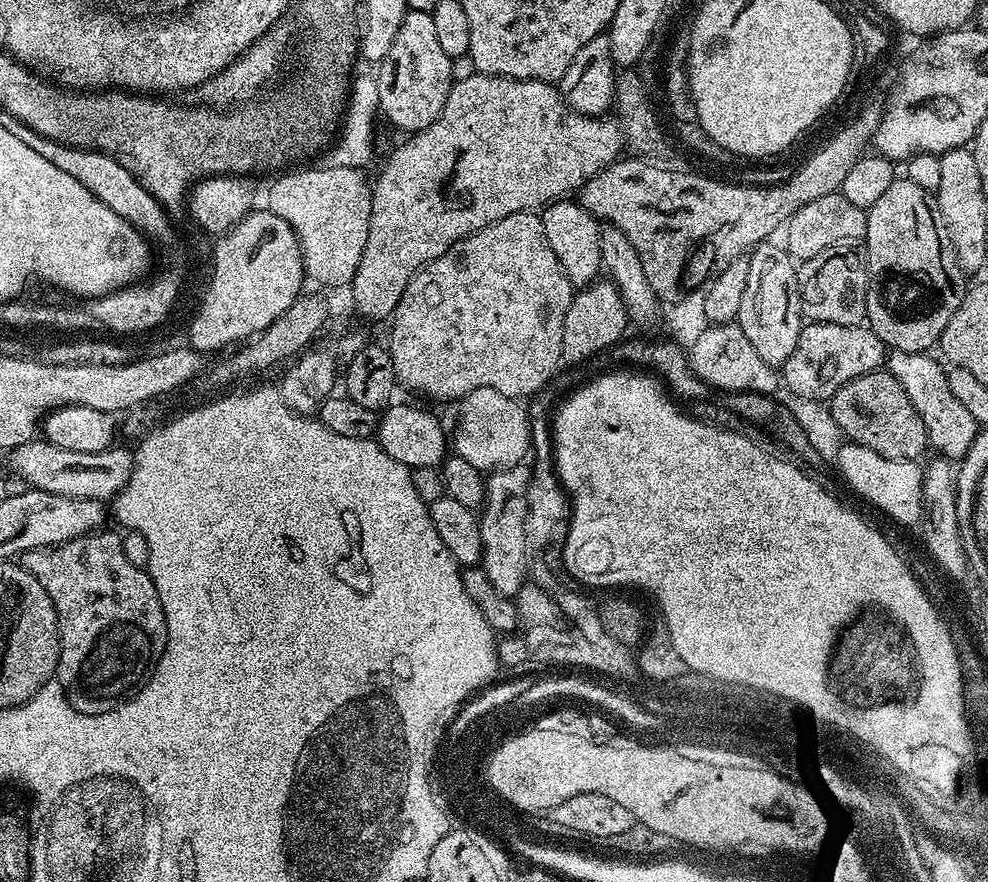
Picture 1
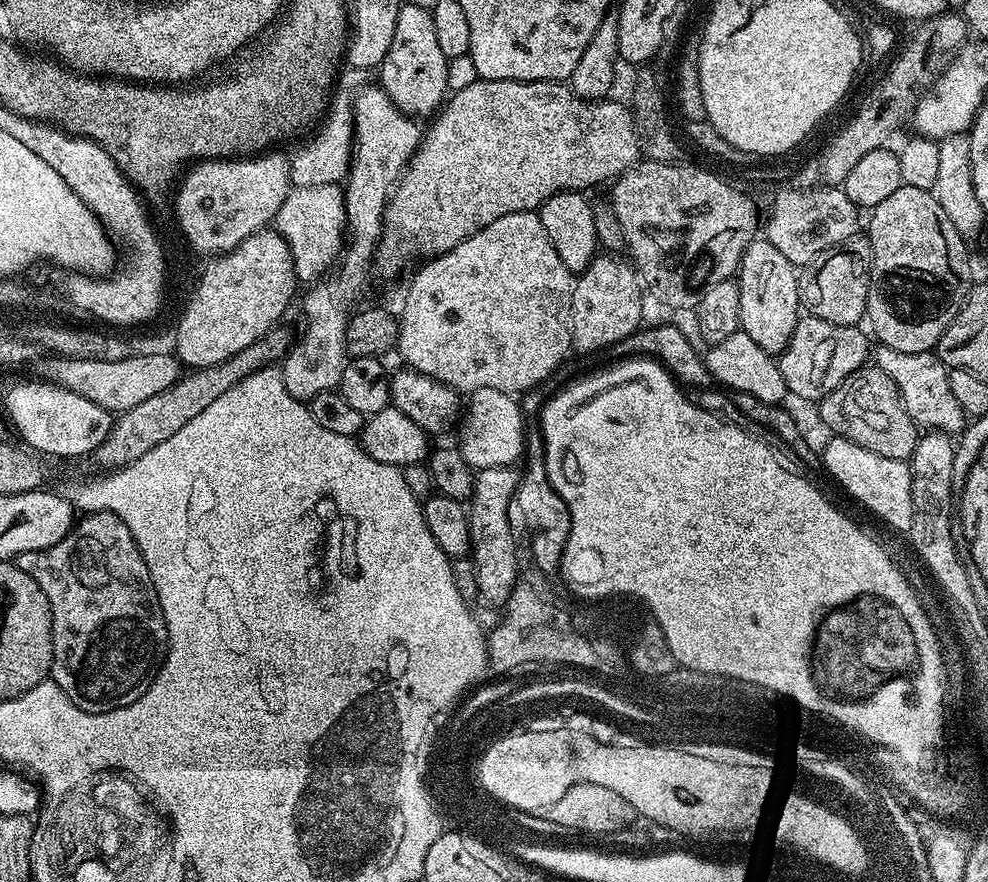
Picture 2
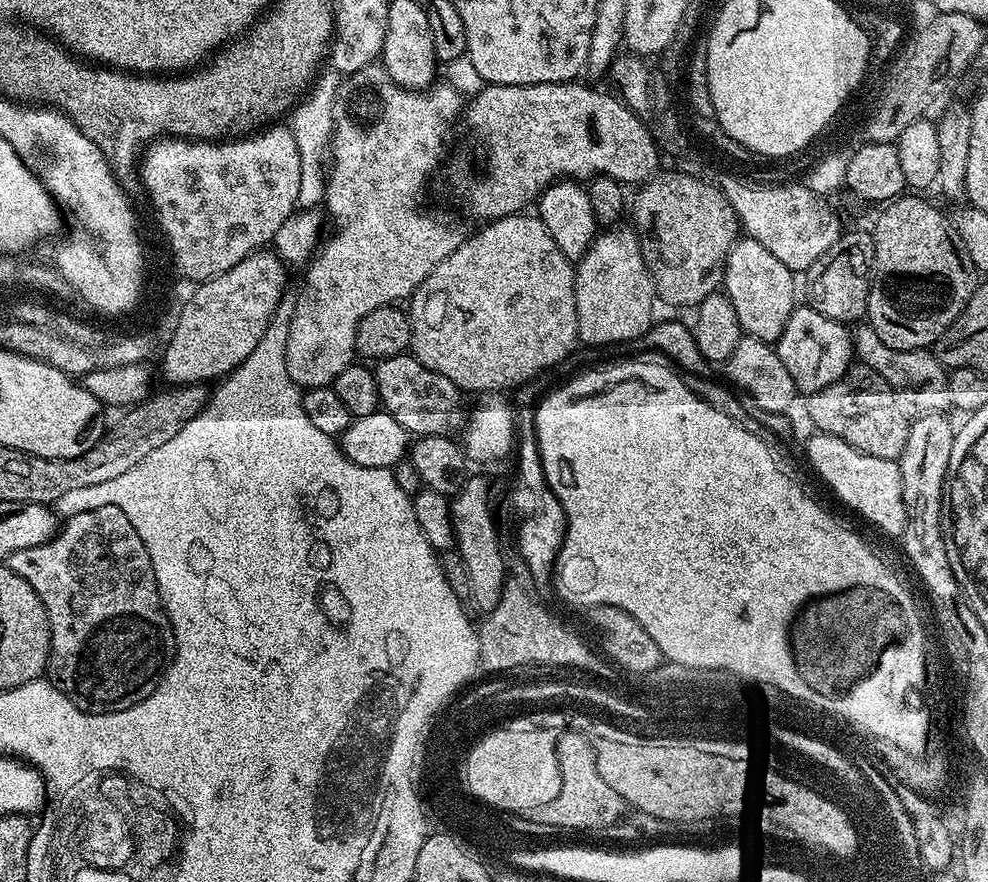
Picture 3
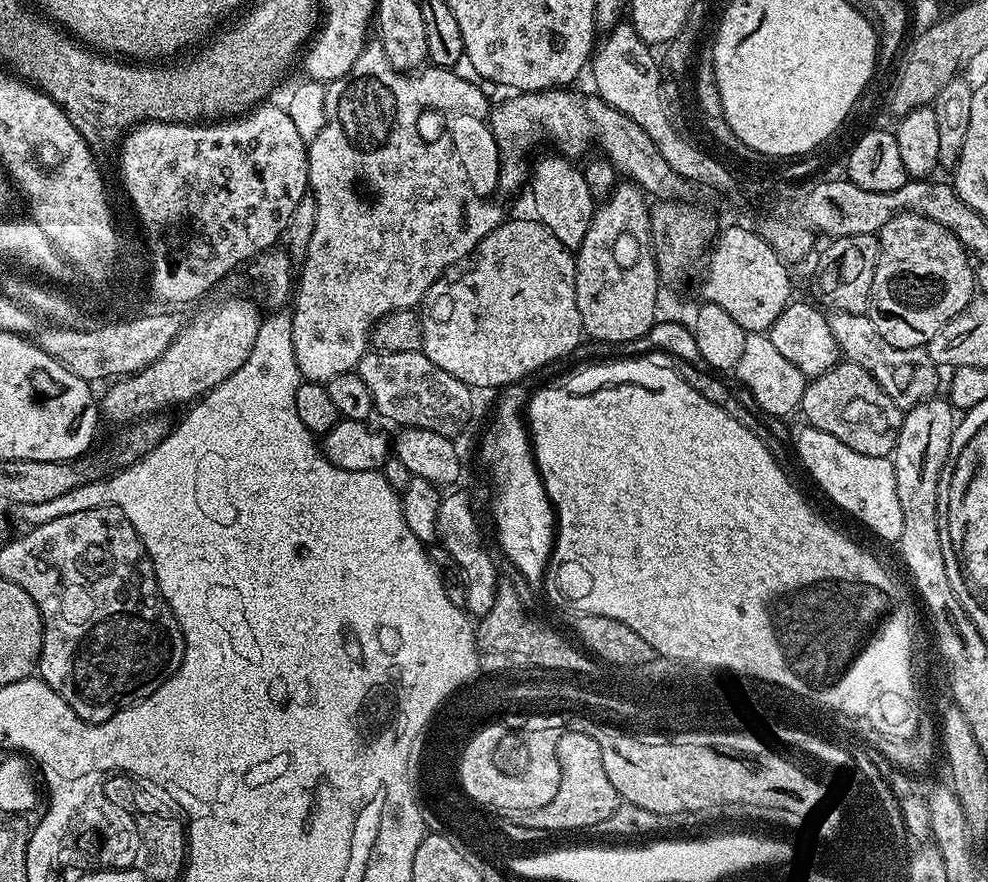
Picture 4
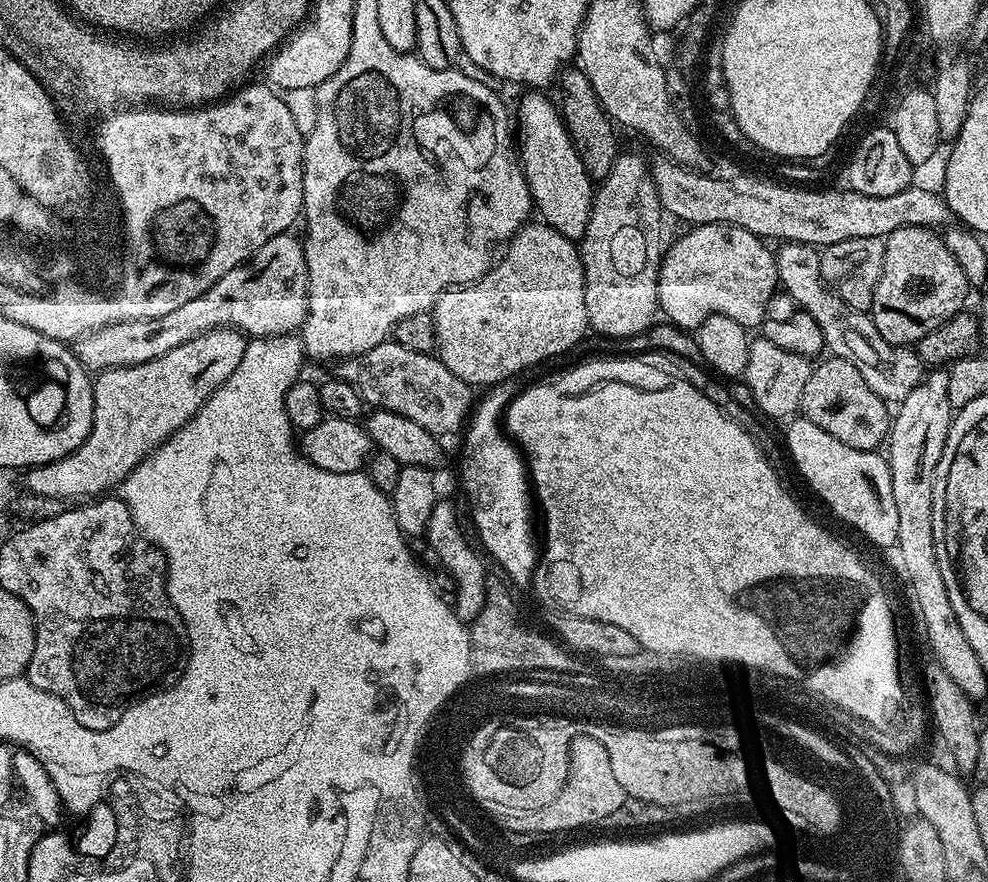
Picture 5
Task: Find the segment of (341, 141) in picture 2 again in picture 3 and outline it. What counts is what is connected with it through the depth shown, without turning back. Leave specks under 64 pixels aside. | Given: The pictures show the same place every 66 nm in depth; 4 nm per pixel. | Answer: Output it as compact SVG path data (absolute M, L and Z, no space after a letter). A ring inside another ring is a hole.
M331 68L324 71L313 81L305 93L291 109L288 126L294 134L301 167L301 181L298 186L297 207L303 210L317 209L324 200L327 184L328 157L331 149L333 122L336 120L336 97L339 93L340 75Z

